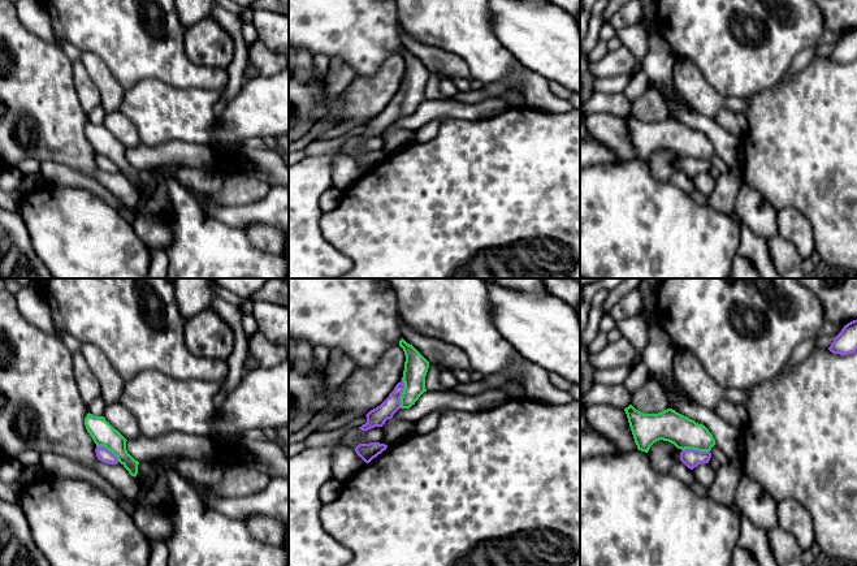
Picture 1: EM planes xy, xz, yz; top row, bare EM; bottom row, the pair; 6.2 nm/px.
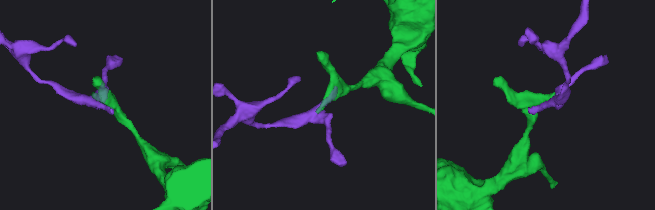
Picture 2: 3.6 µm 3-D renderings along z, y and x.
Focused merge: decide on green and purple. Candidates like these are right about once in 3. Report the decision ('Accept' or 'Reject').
Reject

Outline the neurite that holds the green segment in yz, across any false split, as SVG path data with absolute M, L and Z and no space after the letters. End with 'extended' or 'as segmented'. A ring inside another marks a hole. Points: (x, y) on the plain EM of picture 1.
M632 113L624 117L637 157L648 161L659 150L668 150L678 157L710 160L715 148L709 138L694 129L667 117L658 122L644 122Z; as segmented

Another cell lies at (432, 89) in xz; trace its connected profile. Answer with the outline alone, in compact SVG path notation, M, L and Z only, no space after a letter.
M429 72L429 77L425 85L425 98L428 100L446 100L454 99L464 104L476 104L481 103L489 98L502 98L505 99L511 108L523 108L525 104L525 98L521 94L512 92L510 90L503 90L499 92L490 92L486 90L469 90L460 91L454 98L447 98L440 91L440 77Z

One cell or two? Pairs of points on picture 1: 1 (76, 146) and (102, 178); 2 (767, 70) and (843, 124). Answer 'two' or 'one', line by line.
1: two
2: two

